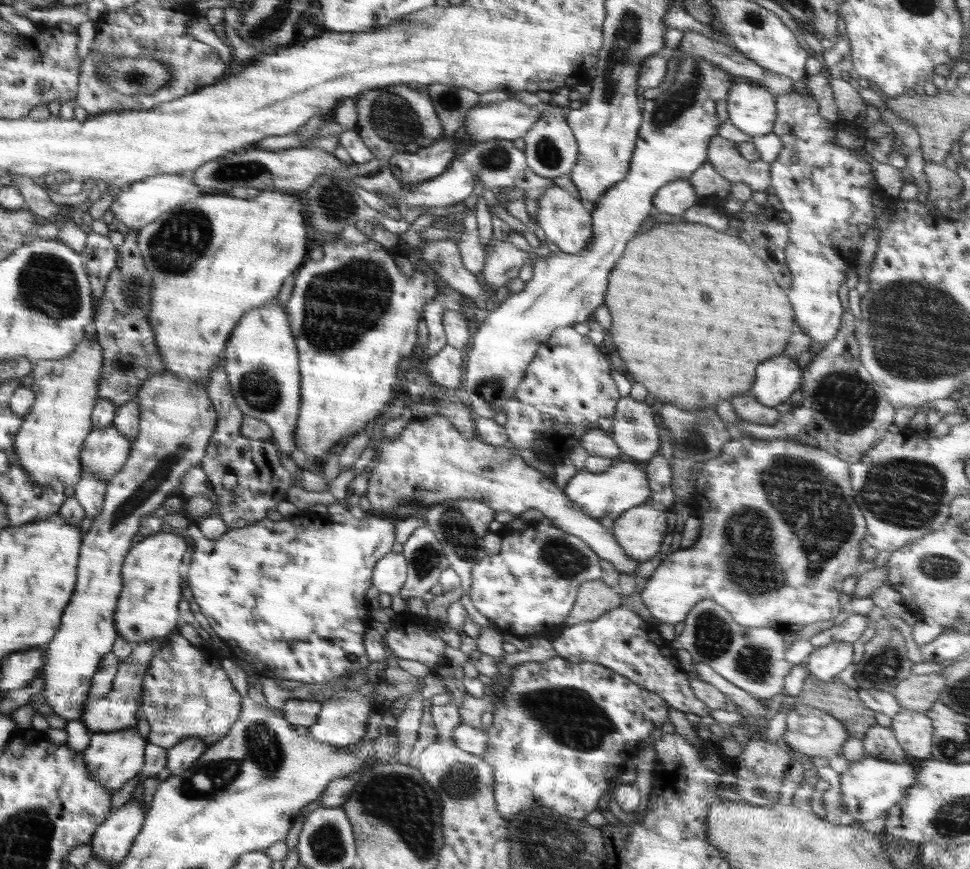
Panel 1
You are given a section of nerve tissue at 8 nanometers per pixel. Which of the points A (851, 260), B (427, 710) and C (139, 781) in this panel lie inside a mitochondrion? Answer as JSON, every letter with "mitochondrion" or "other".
{"A":"other","B":"other","C":"other"}

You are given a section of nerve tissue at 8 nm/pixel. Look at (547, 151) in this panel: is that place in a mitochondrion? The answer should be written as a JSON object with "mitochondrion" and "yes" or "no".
{"mitochondrion":"yes"}

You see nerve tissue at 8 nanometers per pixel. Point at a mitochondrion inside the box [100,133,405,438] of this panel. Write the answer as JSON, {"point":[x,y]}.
{"point":[340,305]}

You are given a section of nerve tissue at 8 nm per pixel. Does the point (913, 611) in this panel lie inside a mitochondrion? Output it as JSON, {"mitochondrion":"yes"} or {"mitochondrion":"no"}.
{"mitochondrion":"no"}

